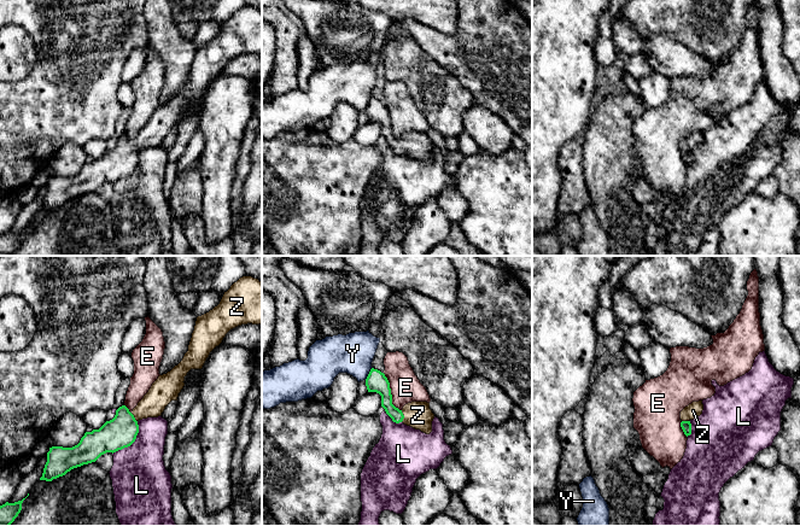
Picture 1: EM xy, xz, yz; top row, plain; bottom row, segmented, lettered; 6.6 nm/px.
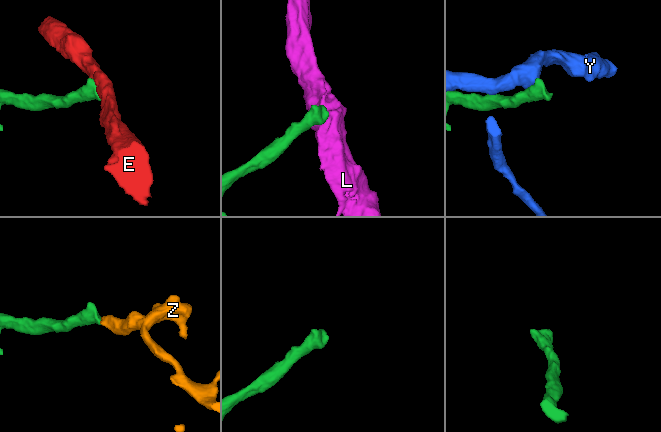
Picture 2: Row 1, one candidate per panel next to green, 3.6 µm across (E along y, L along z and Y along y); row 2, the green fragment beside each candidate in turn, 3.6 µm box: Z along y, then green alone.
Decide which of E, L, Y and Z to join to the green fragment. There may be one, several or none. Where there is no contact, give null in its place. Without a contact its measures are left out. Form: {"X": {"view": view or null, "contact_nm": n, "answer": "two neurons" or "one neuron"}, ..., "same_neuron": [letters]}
{"E": {"view": "xz", "contact_nm": 280, "answer": "two neurons"}, "L": {"view": "xy", "contact_nm": 280, "answer": "two neurons"}, "Y": {"view": "xz", "contact_nm": 100, "answer": "two neurons"}, "Z": {"view": "xz", "contact_nm": 80, "answer": "one neuron"}, "same_neuron": ["Z"]}

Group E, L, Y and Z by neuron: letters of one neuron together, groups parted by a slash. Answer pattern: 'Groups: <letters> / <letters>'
Groups: E / L / Y / Z

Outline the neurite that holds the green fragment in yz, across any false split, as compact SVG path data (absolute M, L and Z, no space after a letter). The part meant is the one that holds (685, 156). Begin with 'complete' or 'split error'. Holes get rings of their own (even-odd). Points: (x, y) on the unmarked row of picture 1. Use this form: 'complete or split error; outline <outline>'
split error; outline M699 130L693 132L681 141L681 150L682 150L681 157L687 166L691 164L690 151L700 146L702 144L702 140L703 140L702 130Z

